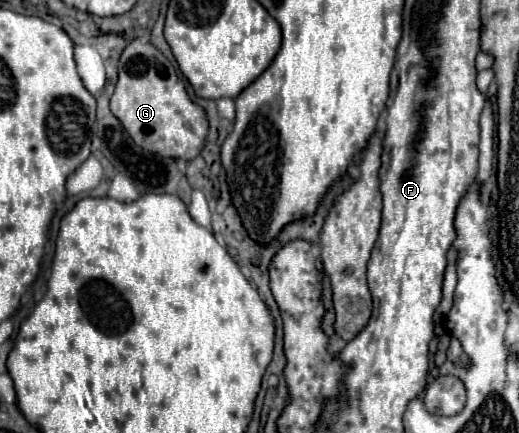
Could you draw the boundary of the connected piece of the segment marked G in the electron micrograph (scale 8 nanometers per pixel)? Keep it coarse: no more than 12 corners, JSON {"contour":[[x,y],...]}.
{"contour":[[152,43],[122,51],[110,111],[138,147],[192,161],[206,111]]}

